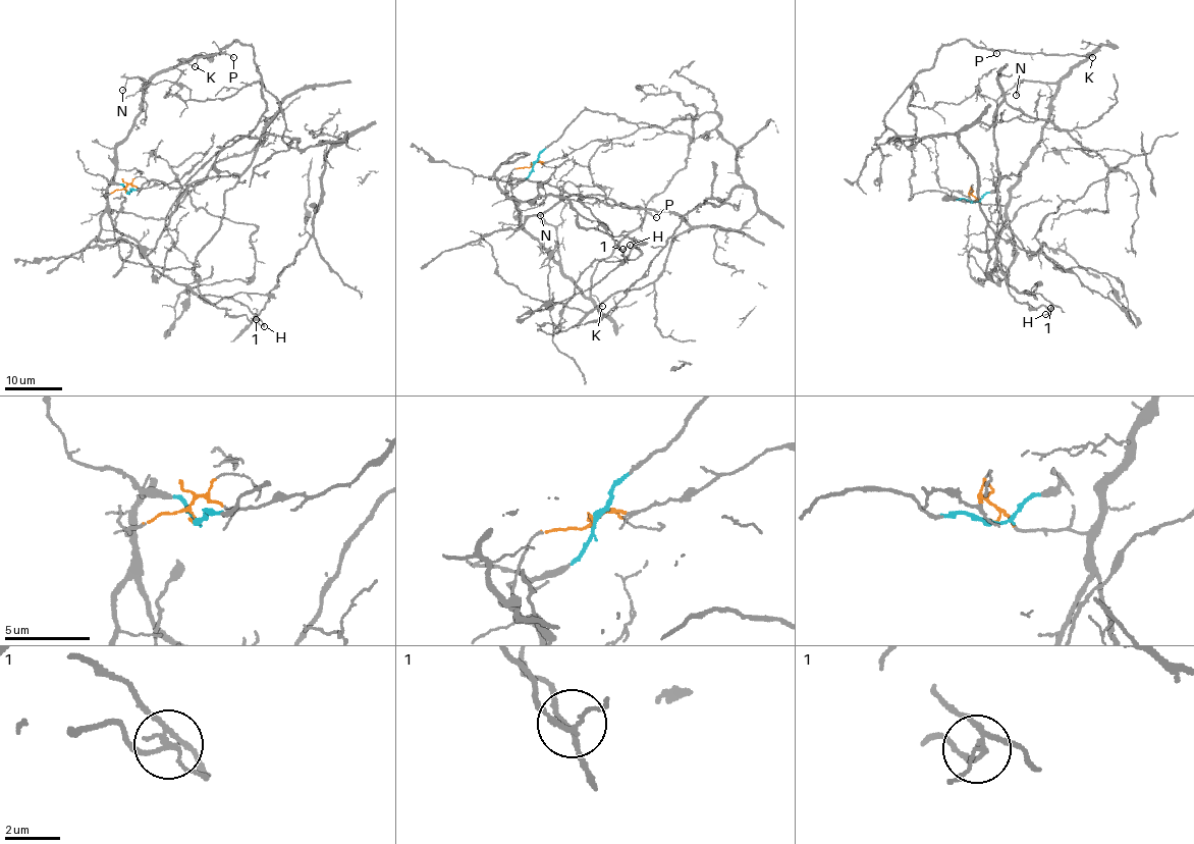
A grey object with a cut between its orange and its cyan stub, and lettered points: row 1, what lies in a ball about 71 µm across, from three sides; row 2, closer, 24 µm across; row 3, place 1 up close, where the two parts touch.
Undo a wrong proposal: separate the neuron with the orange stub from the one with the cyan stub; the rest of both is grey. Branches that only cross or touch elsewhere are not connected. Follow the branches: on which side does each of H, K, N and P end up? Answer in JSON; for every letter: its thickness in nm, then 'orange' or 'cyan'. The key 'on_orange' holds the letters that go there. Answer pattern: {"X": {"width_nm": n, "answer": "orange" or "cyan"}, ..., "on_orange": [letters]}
{"H": {"width_nm": 120, "answer": "orange"}, "K": {"width_nm": 110, "answer": "orange"}, "N": {"width_nm": 90, "answer": "orange"}, "P": {"width_nm": 100, "answer": "orange"}, "on_orange": ["H", "K", "N", "P"]}

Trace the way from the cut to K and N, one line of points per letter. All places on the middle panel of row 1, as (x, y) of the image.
K: (532, 164), (513, 169), (505, 191), (522, 225), (550, 252), (580, 292), (585, 296), (594, 295), (602, 306)
N: (532, 164), (510, 172), (505, 194), (517, 207), (522, 225), (557, 261), (560, 259), (555, 227), (540, 215)

